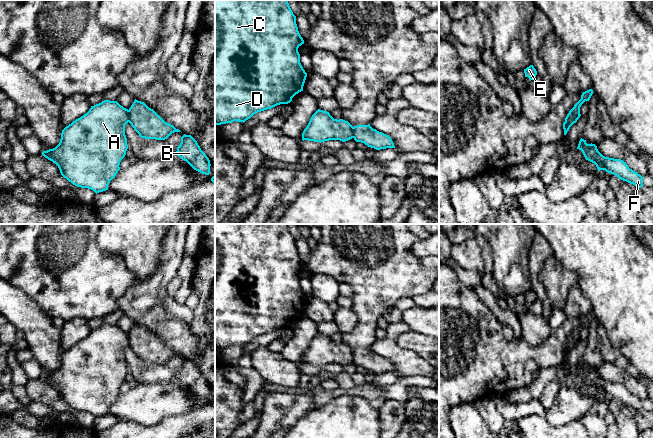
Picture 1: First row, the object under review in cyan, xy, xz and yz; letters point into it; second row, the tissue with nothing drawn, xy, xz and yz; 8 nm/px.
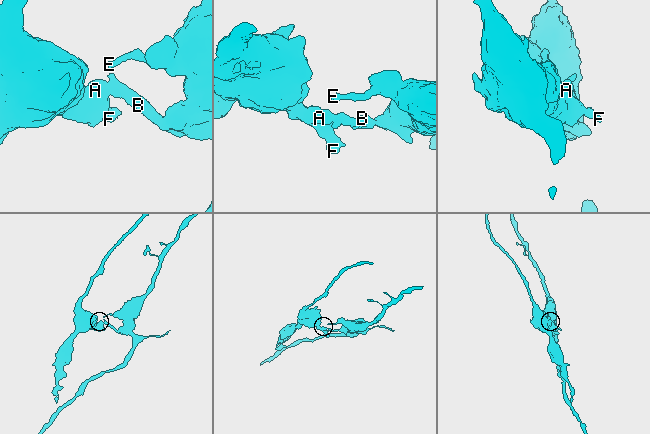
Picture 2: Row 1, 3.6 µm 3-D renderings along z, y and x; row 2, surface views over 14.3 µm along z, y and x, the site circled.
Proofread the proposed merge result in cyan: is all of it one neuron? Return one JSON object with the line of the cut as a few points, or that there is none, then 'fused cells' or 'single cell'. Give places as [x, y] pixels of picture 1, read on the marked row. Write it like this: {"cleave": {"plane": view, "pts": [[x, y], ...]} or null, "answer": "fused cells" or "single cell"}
{"cleave": {"plane": "xy", "pts": [[128, 110], [129, 121]]}, "answer": "fused cells"}

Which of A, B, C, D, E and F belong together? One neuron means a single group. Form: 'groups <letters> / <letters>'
groups A C D F / B E

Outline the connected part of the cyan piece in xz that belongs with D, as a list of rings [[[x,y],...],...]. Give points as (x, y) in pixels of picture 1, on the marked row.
[[[215,0],[215,125],[245,122],[254,114],[271,109],[280,104],[288,104],[292,98],[303,91],[307,73],[300,63],[298,48],[304,44],[288,0]]]

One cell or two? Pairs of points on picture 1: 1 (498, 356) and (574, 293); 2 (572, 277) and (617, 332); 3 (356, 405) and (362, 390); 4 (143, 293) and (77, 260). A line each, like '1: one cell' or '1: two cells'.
1: two cells
2: two cells
3: two cells
4: two cells

